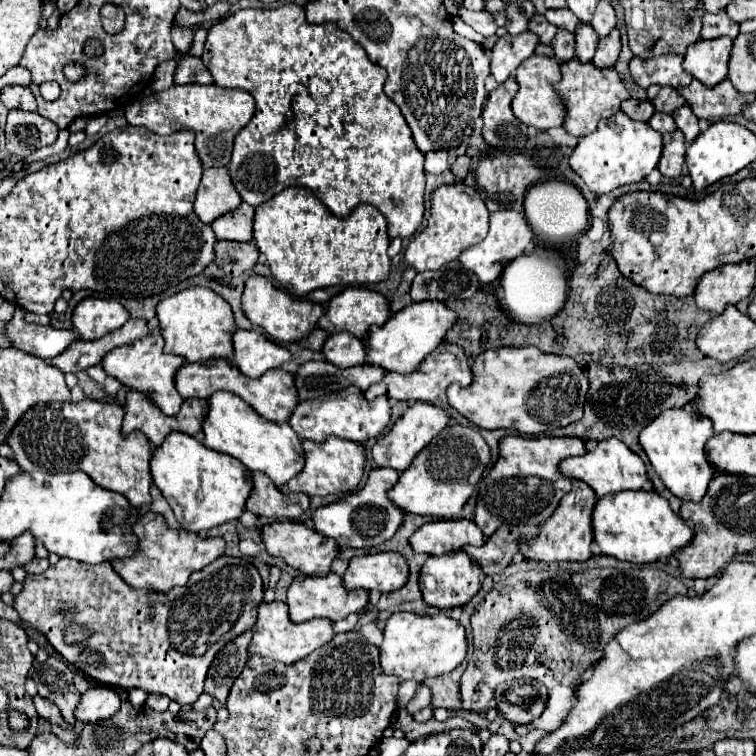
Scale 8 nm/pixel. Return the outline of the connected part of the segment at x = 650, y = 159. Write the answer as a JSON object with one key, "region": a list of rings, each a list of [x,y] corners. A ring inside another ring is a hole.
{"region":[[[618,112],[612,118],[600,122],[596,132],[580,138],[570,156],[570,168],[586,182],[596,194],[608,194],[610,190],[644,180],[656,166],[662,154],[662,134],[656,134],[646,122],[634,122],[626,114]]]}

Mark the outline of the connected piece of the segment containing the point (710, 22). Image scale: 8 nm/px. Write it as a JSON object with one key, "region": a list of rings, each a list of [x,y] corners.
{"region":[[[722,10],[718,14],[704,14],[702,16],[702,38],[718,38],[718,36],[728,36],[736,38],[738,36],[738,22],[730,20],[728,14]]]}

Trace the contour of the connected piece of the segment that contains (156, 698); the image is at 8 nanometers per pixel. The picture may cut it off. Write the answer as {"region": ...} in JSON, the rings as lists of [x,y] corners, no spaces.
{"region":[[[150,694],[148,700],[146,700],[146,706],[156,710],[156,712],[166,712],[168,704],[170,704],[170,698],[162,696],[162,694]]]}

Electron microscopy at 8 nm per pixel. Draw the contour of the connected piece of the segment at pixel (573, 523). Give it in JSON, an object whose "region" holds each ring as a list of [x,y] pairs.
{"region":[[[574,482],[568,496],[560,500],[560,506],[554,510],[554,514],[540,526],[540,532],[536,538],[528,540],[520,546],[520,552],[526,560],[536,562],[586,562],[592,552],[592,508],[596,504],[594,490],[588,490],[588,484]]]}

